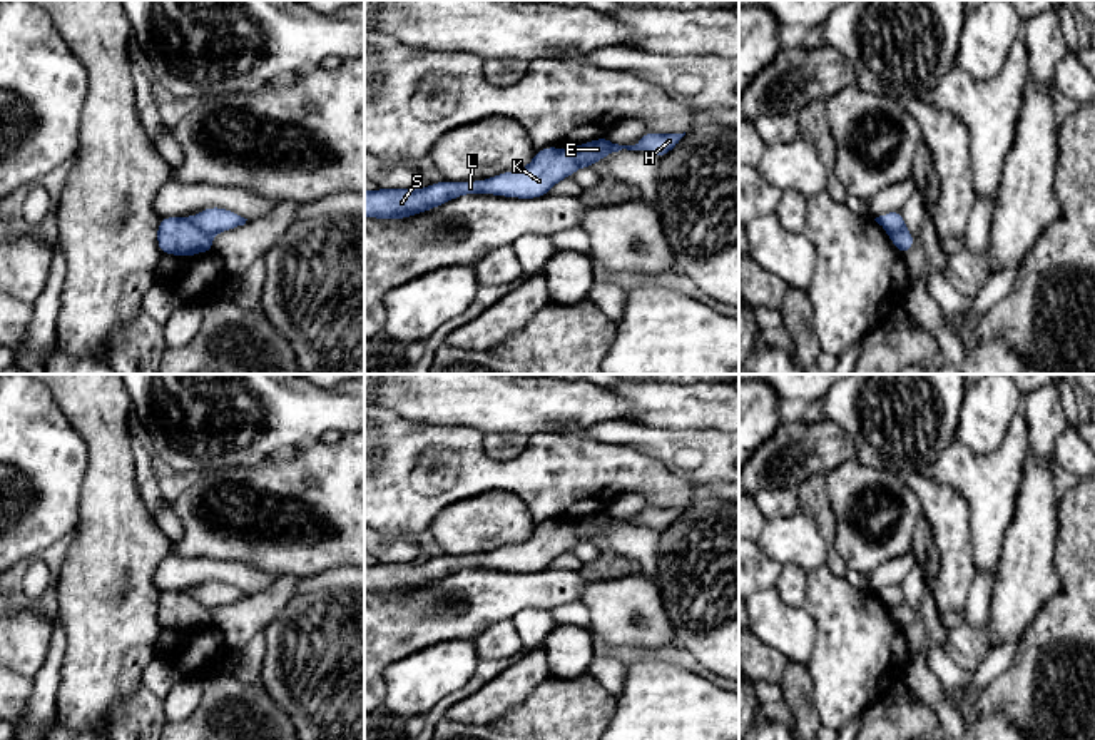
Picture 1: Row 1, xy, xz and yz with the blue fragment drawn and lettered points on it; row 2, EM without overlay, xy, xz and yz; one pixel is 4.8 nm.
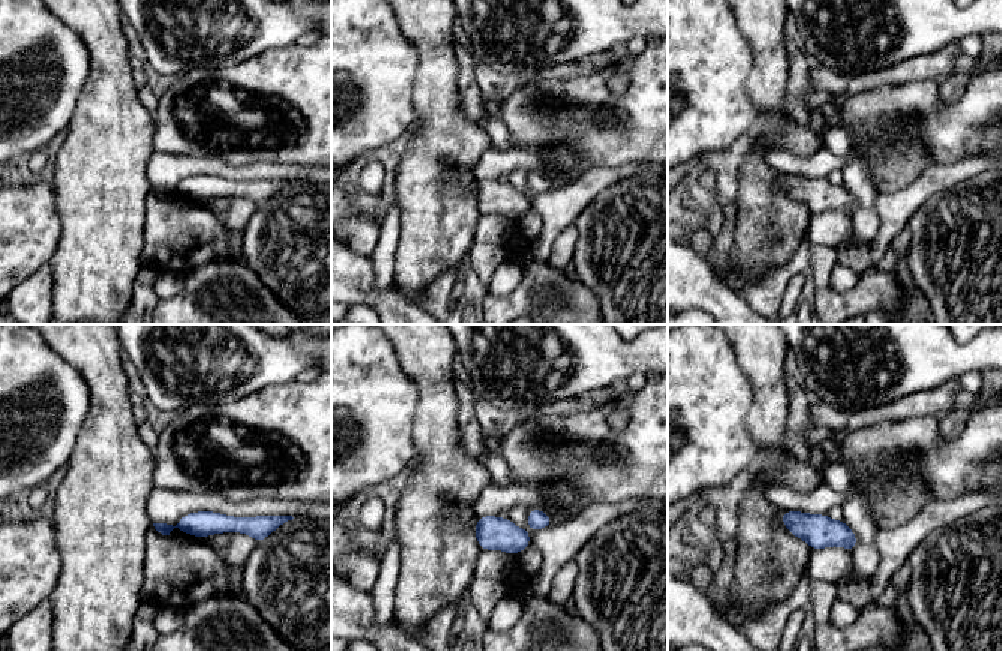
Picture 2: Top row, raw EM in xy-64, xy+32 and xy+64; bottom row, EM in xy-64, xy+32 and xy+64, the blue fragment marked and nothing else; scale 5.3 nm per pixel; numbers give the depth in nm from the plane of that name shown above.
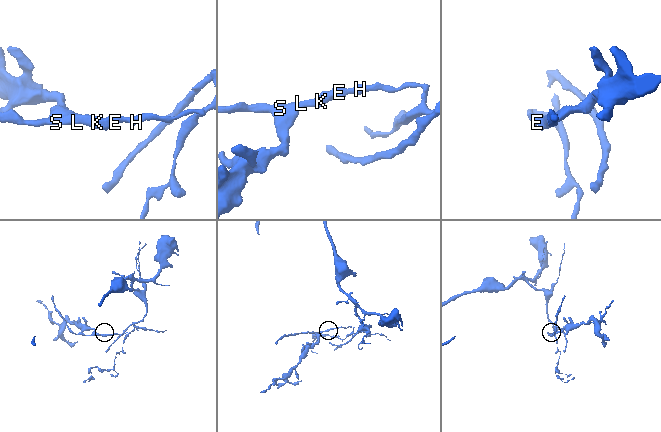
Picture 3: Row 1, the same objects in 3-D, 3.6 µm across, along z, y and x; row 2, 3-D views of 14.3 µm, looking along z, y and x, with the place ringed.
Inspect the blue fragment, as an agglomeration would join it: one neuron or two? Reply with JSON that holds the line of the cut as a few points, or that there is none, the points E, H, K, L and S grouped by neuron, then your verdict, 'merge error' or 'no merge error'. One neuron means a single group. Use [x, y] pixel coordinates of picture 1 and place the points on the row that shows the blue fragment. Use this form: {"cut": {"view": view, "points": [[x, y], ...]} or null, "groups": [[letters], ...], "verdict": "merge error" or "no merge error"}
{"cut": {"view": "xy", "points": [[189, 217], [209, 236]]}, "groups": [["E", "H"], ["K", "L", "S"]], "verdict": "merge error"}

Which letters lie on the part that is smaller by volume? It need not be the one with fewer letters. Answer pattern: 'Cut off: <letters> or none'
Cut off: K, L, S

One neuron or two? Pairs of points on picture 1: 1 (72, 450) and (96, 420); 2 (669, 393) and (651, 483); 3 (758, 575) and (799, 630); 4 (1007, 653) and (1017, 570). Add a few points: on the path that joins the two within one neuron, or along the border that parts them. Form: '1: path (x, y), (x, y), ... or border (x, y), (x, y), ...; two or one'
1: border (59, 405), (87, 448), (87, 468), (82, 476); two
2: border (619, 445), (629, 445), (652, 455), (689, 481); two
3: path (771, 588), (774, 592), (774, 605), (786, 617); one
4: border (1018, 640), (990, 648); two

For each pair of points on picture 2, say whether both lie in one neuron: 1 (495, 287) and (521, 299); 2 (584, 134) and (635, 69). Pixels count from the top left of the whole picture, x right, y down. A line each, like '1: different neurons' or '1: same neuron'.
1: different neurons
2: same neuron

